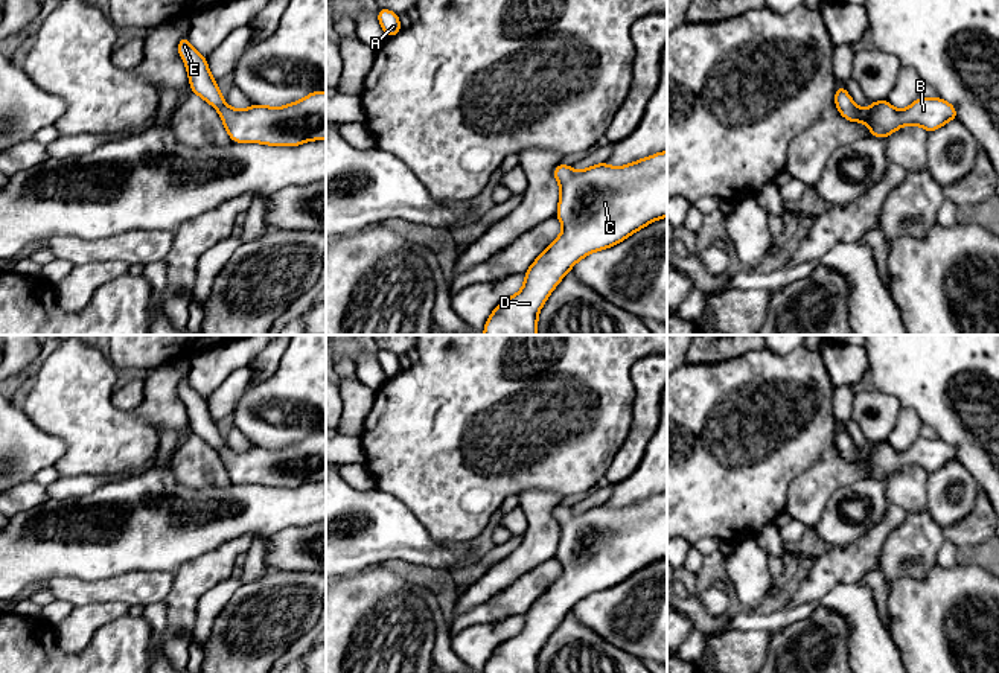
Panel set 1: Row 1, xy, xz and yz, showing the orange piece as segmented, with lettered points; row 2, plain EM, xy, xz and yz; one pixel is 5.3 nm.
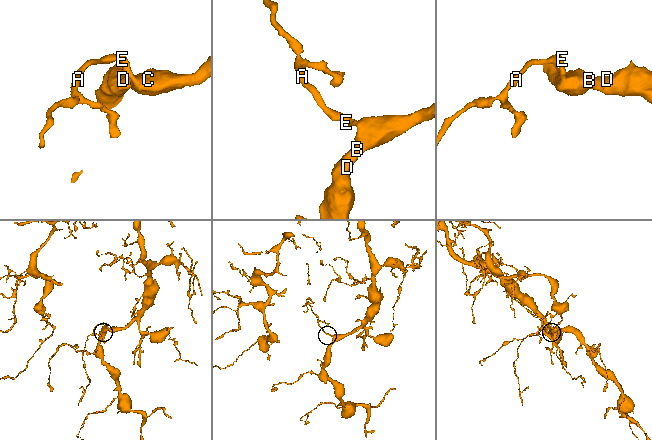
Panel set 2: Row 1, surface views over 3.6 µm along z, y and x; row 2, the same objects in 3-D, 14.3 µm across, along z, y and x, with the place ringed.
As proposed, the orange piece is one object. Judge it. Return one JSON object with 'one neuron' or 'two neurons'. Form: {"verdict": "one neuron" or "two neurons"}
{"verdict": "one neuron"}

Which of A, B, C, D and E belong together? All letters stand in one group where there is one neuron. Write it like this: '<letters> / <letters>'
A B C D E

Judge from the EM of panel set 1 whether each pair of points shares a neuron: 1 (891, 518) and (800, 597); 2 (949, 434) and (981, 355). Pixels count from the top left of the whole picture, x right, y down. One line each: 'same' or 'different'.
1: same
2: same

